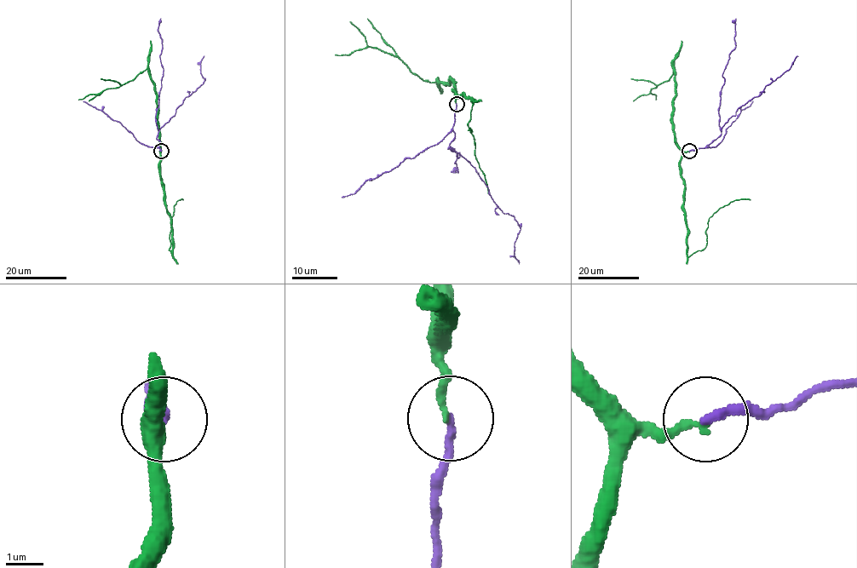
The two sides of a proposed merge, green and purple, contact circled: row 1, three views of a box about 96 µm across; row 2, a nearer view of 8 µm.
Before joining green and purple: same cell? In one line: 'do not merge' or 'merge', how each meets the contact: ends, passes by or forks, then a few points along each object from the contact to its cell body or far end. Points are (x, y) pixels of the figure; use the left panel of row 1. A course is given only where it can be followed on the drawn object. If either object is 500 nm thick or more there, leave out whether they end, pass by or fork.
merge; green ends; purple ends; course green (160, 151), (160, 178), (172, 228), (173, 256), (169, 249), (170, 220), (174, 205), (182, 200); course purple (161, 151), (157, 139), (158, 131), (175, 115), (182, 100), (204, 81), (200, 71), (204, 56)

